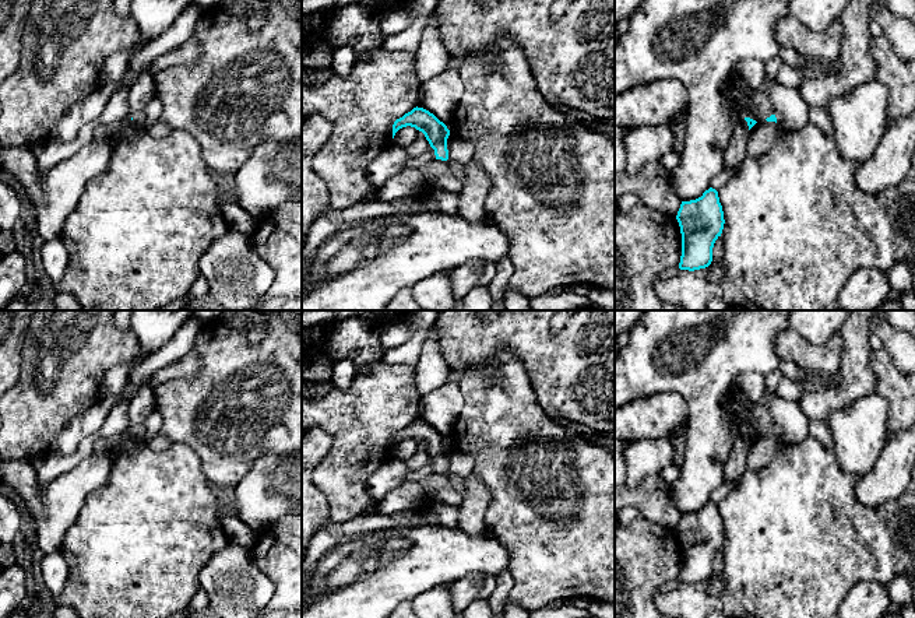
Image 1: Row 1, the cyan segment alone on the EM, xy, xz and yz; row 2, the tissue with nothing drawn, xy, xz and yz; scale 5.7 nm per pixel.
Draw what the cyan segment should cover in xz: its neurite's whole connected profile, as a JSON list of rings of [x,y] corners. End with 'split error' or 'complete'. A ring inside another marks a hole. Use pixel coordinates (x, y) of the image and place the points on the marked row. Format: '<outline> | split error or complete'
[[[413,108],[411,112],[394,122],[393,138],[400,129],[407,126],[415,127],[425,134],[430,147],[434,150],[436,159],[448,159],[447,138],[450,130],[433,113],[423,108]]] | complete

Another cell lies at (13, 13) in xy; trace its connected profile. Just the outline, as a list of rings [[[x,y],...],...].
[[[0,0],[0,84],[20,66],[24,24],[34,0]]]

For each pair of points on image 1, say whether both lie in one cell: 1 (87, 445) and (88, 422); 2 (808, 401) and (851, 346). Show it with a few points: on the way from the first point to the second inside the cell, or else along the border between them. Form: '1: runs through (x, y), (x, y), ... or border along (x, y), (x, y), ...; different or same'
1: border along (109, 413), (104, 424), (71, 453), (59, 455); different
2: runs through (827, 400), (833, 399), (851, 381), (851, 365); same

